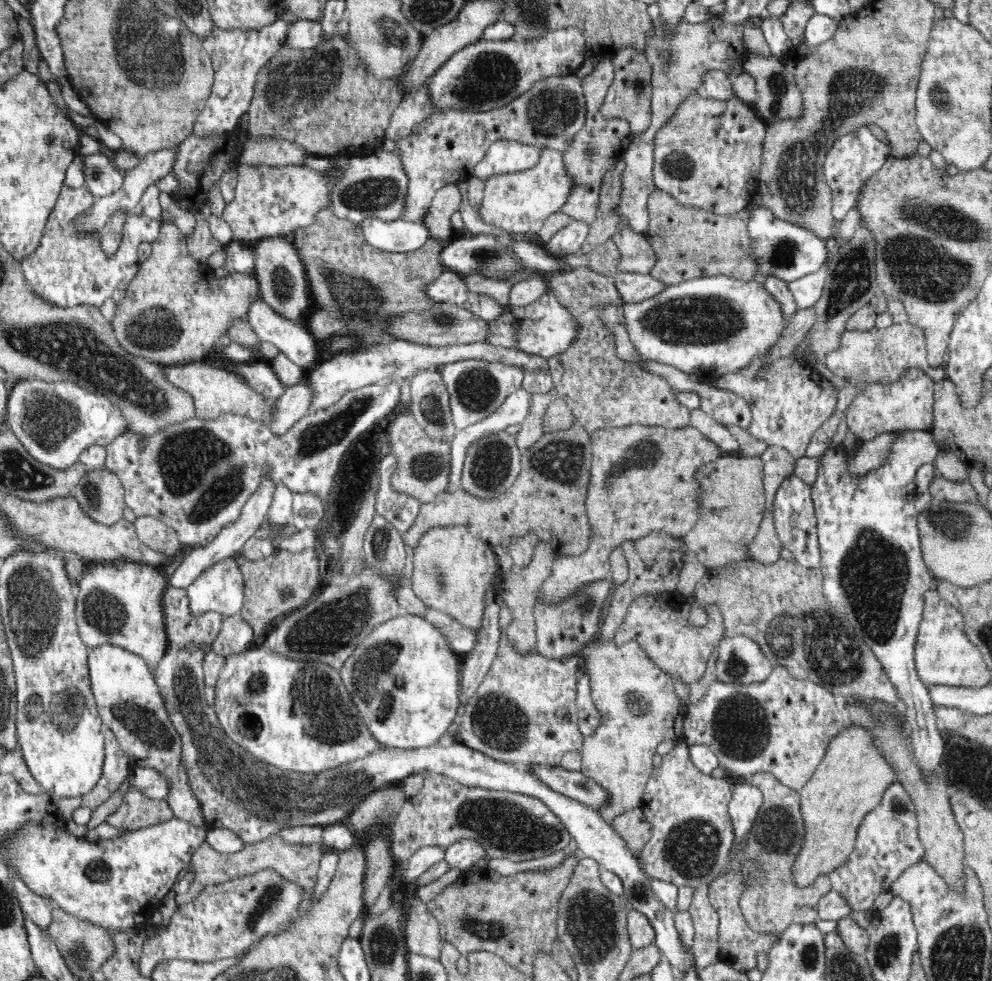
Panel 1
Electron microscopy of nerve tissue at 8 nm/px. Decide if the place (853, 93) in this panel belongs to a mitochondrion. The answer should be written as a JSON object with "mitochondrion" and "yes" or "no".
{"mitochondrion":"yes"}

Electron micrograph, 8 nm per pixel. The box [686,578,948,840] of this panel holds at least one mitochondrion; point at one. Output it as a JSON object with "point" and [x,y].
{"point":[829,651]}

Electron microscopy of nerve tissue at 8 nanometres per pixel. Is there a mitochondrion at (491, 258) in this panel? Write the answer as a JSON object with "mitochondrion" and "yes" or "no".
{"mitochondrion":"yes"}

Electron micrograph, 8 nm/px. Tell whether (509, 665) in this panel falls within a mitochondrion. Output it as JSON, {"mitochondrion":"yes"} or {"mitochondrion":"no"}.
{"mitochondrion":"no"}

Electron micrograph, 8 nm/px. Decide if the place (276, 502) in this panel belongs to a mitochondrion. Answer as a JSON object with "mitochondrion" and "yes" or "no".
{"mitochondrion":"no"}

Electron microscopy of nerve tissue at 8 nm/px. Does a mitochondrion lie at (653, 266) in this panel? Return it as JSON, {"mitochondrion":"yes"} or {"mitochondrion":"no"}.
{"mitochondrion":"no"}

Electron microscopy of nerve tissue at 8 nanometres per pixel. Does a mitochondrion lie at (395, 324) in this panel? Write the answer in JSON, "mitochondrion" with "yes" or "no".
{"mitochondrion":"yes"}

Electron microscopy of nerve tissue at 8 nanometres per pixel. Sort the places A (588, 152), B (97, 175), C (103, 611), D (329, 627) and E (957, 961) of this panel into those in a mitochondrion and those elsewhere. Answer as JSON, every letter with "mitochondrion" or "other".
{"A":"mitochondrion","B":"mitochondrion","C":"mitochondrion","D":"mitochondrion","E":"mitochondrion"}

